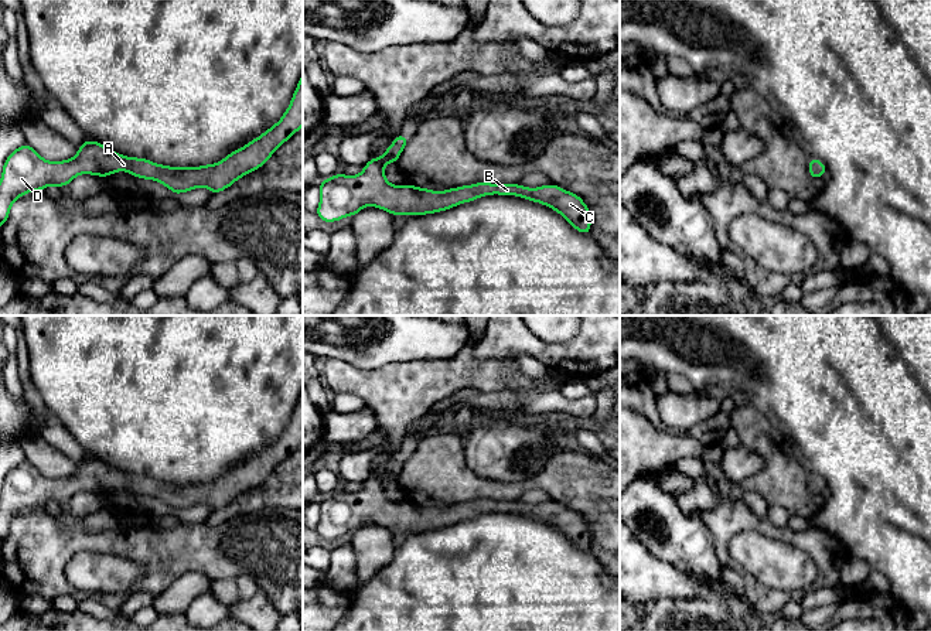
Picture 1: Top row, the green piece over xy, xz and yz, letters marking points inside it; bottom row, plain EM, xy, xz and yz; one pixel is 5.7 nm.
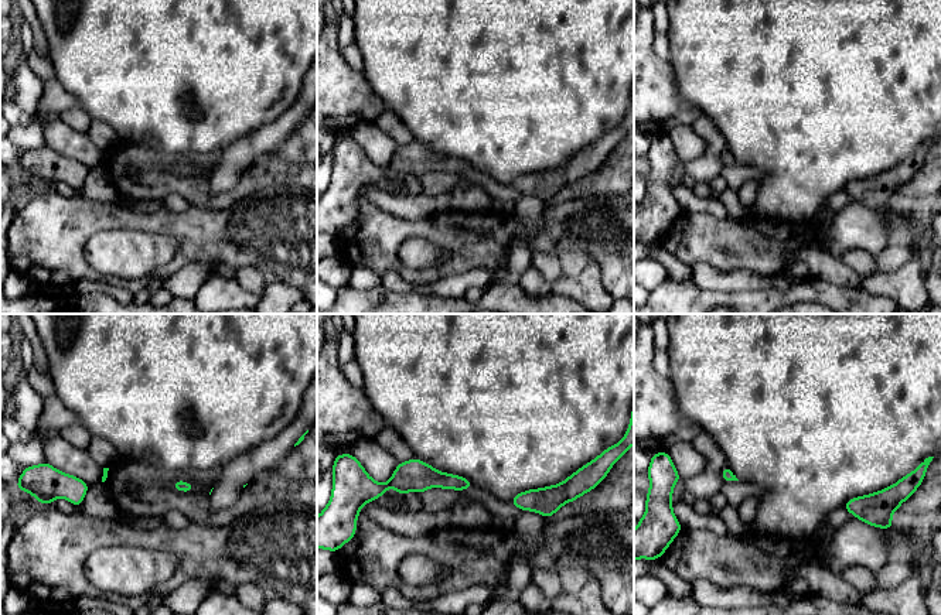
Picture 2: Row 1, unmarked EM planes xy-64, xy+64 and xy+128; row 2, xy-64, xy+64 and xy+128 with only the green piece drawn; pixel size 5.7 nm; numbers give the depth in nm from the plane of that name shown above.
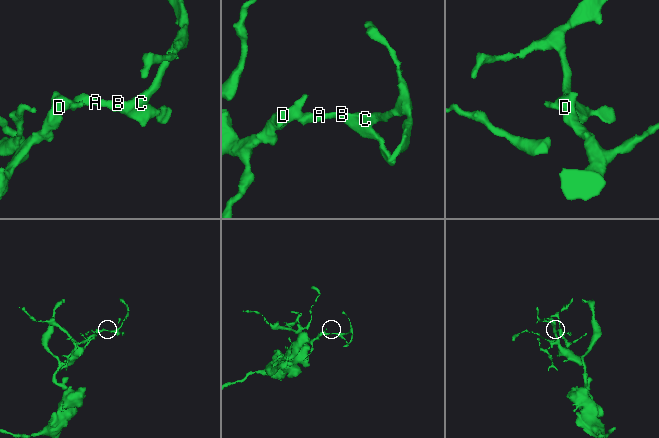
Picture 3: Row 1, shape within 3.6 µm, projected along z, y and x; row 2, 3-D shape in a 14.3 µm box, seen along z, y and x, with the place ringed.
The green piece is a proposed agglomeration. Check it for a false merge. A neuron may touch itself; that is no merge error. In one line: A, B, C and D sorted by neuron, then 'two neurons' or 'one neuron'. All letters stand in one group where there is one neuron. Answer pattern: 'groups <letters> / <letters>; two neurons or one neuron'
groups A B C D; one neuron

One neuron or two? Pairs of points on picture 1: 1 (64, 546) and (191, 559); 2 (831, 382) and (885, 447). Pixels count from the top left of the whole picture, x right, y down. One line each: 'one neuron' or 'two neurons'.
1: one neuron
2: one neuron

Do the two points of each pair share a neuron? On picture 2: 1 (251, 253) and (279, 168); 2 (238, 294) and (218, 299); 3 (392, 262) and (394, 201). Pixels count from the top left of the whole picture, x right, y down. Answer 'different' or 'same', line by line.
1: different
2: same
3: different

